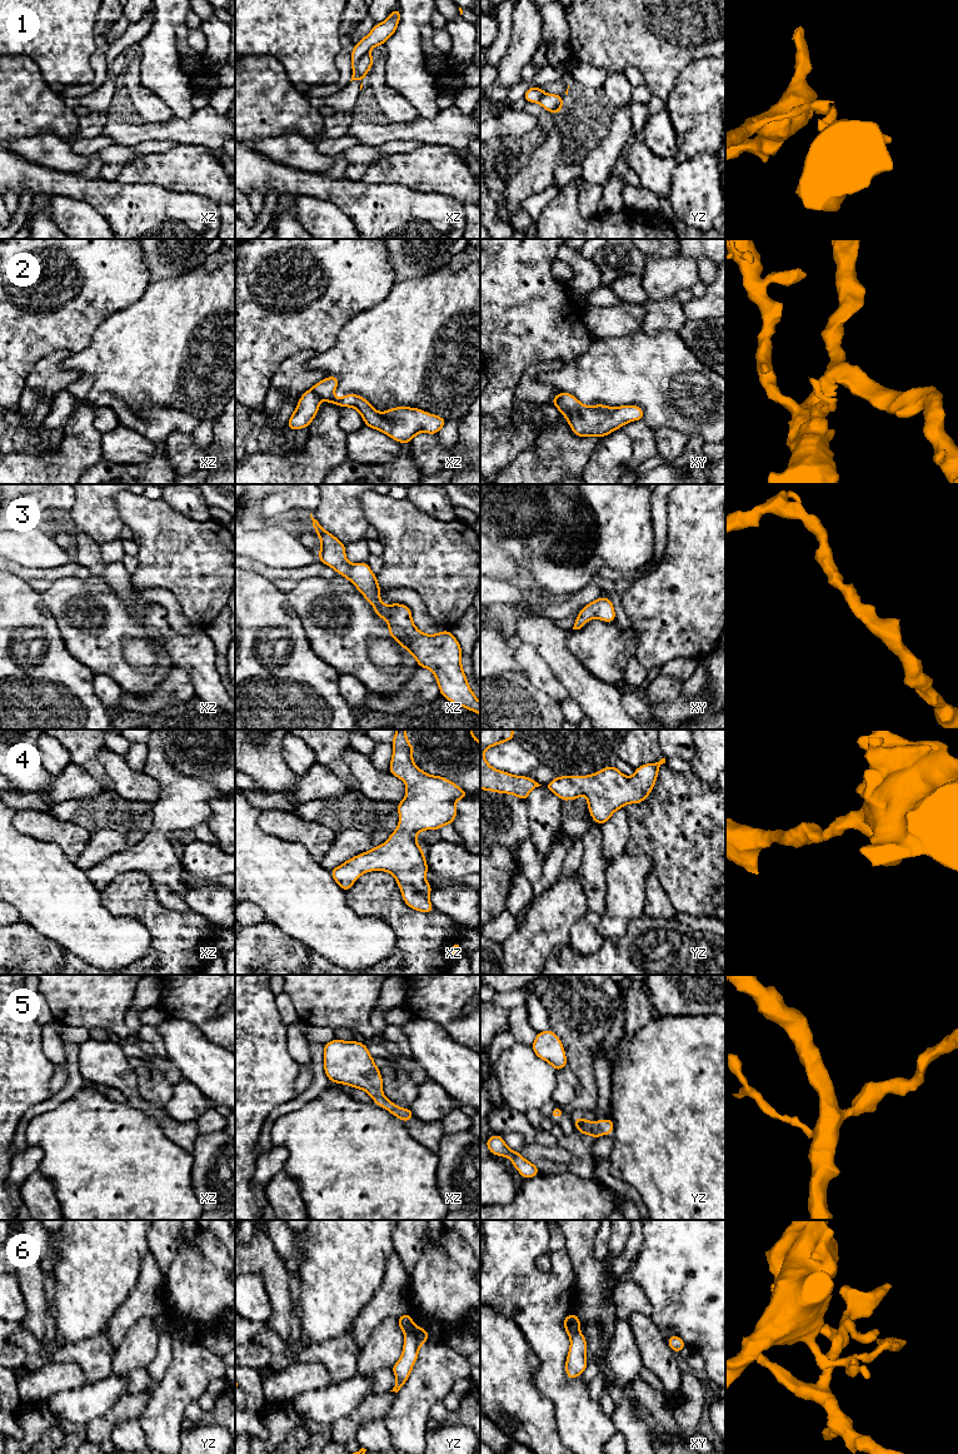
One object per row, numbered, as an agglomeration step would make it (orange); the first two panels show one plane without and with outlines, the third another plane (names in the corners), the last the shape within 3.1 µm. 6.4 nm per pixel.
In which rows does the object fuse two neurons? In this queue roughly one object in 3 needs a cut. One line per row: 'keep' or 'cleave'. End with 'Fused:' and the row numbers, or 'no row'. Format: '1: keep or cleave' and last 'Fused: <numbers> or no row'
1: cleave
2: cleave
3: keep
4: keep
5: keep
6: cleave
Fused: 1, 2, 6

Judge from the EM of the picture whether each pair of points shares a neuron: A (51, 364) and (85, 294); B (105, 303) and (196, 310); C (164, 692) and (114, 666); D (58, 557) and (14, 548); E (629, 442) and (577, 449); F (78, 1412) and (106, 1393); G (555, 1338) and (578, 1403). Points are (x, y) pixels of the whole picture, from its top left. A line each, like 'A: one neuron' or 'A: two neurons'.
A: two neurons
B: two neurons
C: two neurons
D: one neuron
E: two neurons
F: one neuron
G: one neuron

